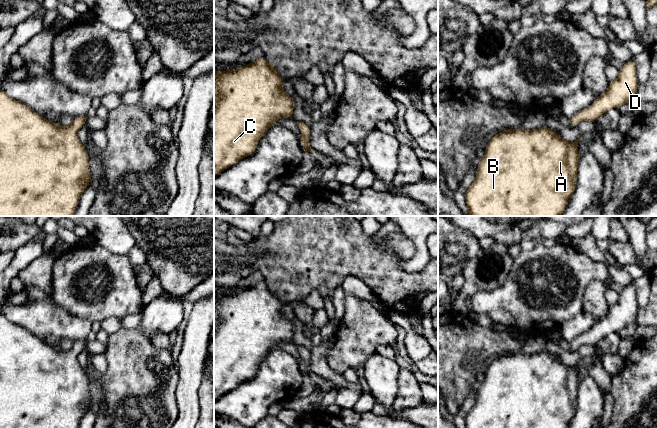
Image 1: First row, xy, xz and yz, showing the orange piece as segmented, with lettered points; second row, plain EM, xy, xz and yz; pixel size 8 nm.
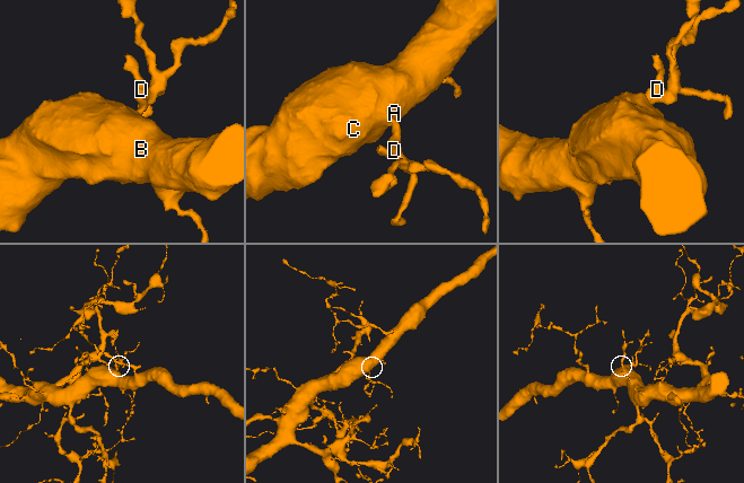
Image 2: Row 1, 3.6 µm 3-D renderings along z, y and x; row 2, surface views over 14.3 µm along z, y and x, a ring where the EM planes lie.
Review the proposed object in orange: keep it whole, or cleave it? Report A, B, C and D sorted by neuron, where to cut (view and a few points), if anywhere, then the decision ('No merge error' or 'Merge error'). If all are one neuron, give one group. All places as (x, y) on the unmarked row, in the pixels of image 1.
Groups: A B C D. No split. No merge error

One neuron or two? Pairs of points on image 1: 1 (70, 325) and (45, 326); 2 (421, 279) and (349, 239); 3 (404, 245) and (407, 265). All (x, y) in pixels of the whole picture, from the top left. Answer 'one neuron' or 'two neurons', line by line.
1: one neuron
2: one neuron
3: two neurons

